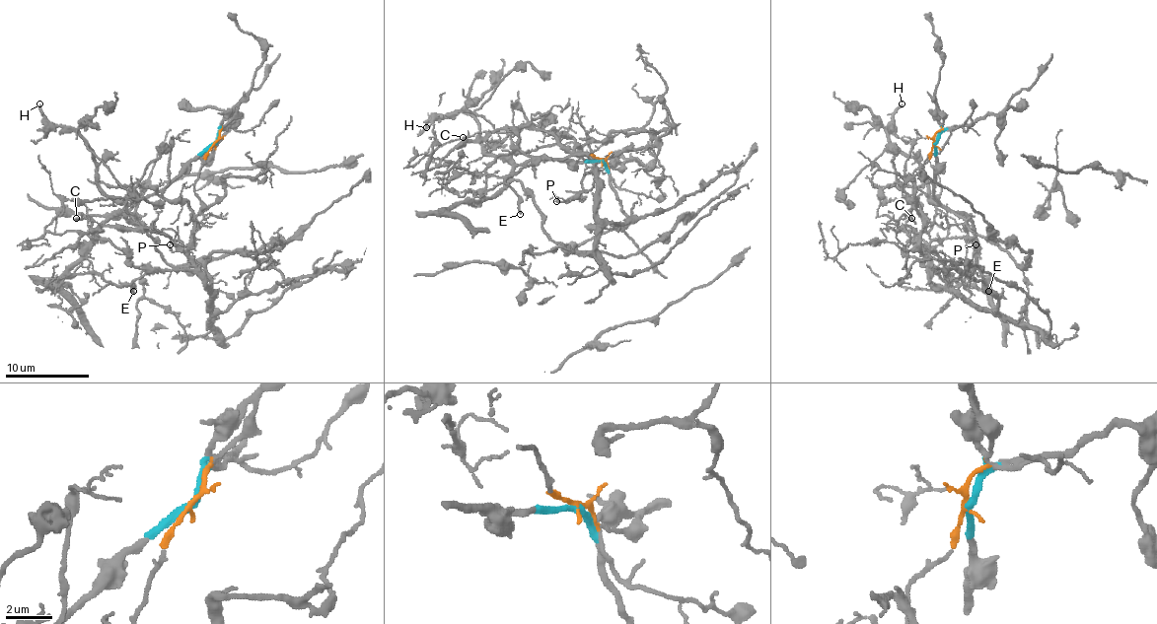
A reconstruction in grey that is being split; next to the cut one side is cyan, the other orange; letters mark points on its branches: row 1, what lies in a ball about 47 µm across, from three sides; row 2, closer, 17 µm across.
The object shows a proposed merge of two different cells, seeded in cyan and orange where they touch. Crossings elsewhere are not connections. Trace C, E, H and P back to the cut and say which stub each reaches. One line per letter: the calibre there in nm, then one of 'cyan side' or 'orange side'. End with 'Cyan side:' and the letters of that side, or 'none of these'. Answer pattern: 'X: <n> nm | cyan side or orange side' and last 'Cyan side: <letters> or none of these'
C: 110 nm | orange side
E: 180 nm | orange side
H: 190 nm | cyan side
P: 170 nm | orange side
Cyan side: H

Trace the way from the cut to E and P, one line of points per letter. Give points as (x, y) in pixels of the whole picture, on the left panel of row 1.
E: (215, 143), (194, 185), (202, 211), (187, 250), (192, 265), (150, 269), (118, 284), (133, 291)
P: (215, 143), (194, 185), (202, 211), (187, 250), (192, 269), (211, 284), (169, 244)

